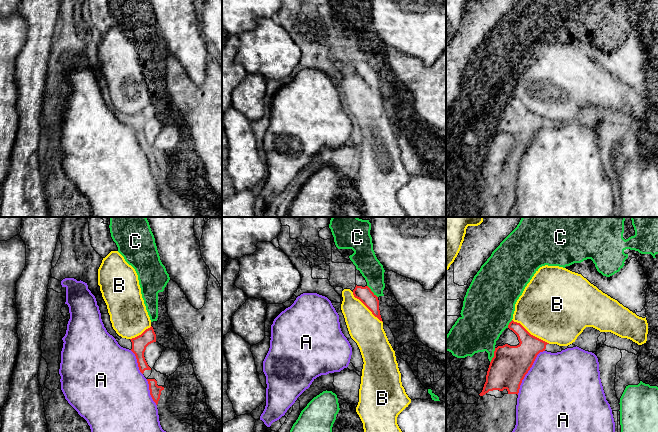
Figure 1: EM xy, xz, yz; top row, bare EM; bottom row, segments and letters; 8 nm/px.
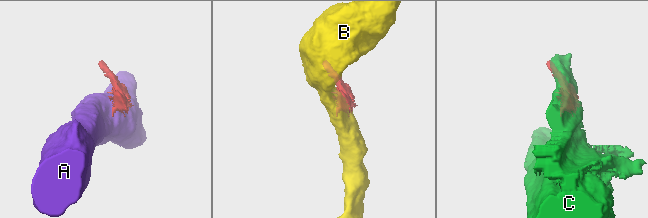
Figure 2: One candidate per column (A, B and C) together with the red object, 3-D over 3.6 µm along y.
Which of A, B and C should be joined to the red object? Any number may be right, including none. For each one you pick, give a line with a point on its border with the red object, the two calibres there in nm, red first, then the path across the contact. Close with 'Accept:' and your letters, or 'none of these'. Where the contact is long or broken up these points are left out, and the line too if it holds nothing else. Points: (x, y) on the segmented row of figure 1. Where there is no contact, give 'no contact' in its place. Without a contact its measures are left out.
Accept: none of these

